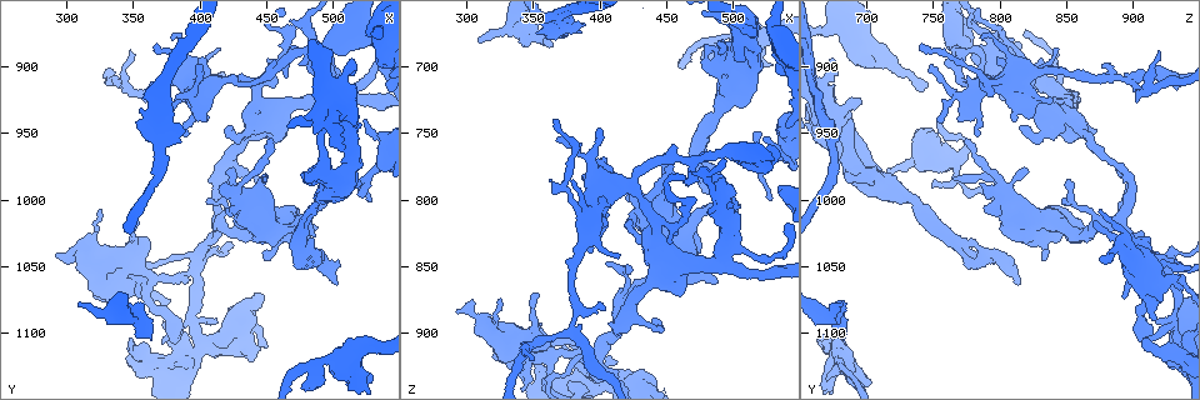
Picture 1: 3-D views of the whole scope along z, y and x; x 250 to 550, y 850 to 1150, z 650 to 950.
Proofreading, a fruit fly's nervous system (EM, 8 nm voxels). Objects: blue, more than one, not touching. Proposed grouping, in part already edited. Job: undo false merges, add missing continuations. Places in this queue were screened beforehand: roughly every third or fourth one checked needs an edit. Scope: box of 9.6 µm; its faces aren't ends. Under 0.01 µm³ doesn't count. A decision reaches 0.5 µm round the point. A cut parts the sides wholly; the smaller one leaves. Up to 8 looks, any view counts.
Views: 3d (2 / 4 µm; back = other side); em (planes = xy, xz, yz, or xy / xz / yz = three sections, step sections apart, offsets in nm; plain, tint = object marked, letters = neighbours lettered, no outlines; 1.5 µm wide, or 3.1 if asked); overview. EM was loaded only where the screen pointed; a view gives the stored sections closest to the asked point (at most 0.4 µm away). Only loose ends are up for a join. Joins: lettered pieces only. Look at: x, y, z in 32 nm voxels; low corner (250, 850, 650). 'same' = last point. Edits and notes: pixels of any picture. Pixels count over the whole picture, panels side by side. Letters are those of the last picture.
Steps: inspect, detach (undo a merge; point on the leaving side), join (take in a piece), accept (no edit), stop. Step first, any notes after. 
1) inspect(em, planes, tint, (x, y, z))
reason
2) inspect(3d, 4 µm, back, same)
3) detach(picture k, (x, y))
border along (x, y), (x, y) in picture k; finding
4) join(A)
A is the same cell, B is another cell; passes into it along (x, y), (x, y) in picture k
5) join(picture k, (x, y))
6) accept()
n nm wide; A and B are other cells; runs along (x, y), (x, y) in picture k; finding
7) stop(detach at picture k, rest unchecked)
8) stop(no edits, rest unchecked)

inspect(3d, 4 µm, (390, 952, 782))
an open end

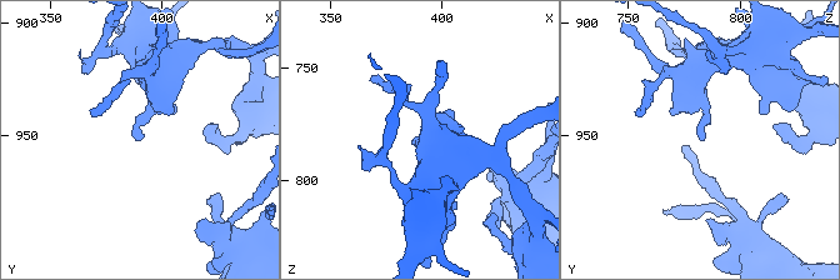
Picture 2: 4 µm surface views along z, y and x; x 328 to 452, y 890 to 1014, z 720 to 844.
inspect(em, planes, letters, (389, 952, 784))

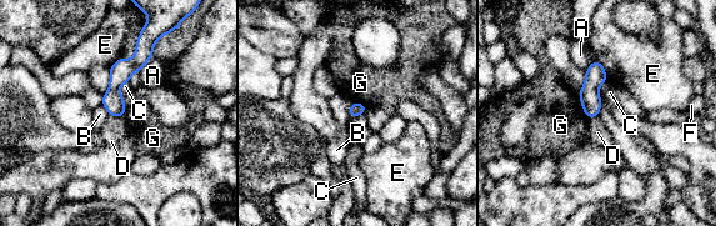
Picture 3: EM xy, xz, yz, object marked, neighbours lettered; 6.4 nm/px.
accept()
A, B, C, D, E, F and G are other cells; no lettered piece goes on from it

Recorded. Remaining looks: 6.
inspect(3d, 2 µm, (522, 942, 754))
tapers out

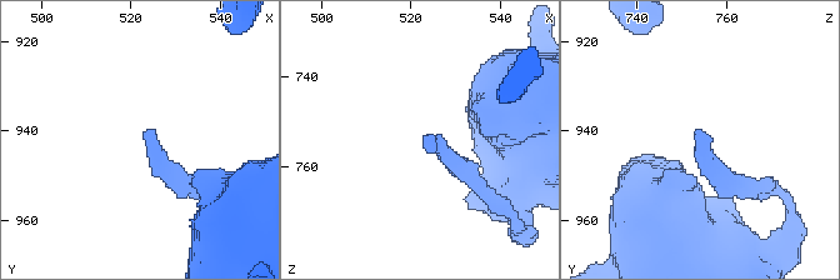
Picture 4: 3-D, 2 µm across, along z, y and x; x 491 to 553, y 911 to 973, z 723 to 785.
inspect(em, planes, letters, (524, 940, 753))

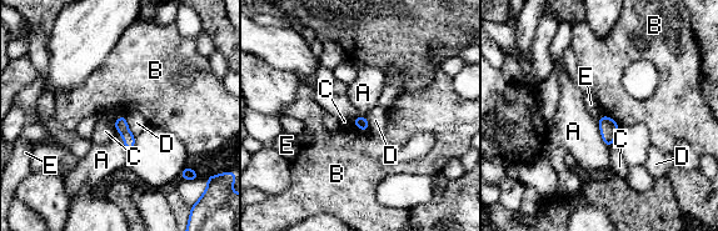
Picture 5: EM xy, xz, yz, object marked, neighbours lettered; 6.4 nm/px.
accept()
A touches over 200 nm; A, B, C, D and E are other cells; border along (123, 114), (113, 124) in picture 5; no lettered piece goes on from it

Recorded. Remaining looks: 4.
inspect(em, 3.1 µm, planes, letters, (530, 1000, 798))
thin end

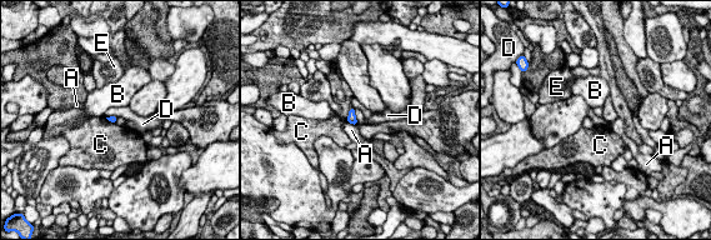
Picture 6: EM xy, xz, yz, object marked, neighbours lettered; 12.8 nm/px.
accept()
A, B, C, D and E are other cells; border along (118, 116), (106, 118) in picture 6; none of them fits

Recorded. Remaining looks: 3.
stop(no edits, rest unchecked)

